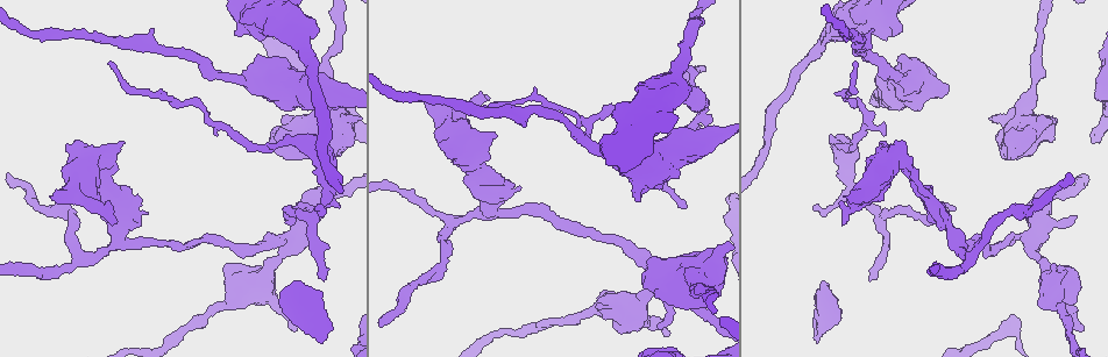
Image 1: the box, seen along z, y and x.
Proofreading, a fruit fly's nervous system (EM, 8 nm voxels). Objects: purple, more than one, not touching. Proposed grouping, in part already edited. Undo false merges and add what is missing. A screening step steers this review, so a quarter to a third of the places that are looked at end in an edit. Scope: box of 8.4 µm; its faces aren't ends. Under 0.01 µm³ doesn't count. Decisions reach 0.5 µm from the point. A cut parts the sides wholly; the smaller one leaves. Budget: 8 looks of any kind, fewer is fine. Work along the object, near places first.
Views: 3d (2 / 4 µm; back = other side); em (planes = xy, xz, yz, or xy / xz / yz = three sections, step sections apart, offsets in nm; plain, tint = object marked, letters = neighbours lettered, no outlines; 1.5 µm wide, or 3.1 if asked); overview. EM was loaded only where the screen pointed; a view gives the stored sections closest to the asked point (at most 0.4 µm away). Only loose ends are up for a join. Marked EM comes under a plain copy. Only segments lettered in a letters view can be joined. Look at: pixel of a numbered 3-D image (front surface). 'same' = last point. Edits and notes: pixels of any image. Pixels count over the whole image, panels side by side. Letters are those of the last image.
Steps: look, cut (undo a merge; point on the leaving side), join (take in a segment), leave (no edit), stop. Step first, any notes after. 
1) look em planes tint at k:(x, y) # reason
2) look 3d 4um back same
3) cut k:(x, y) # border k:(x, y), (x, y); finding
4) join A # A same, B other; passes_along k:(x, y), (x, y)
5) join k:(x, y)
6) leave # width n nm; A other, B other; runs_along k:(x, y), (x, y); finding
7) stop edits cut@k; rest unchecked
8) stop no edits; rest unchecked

look em xy step 4 tint at 1:(1032, 247)

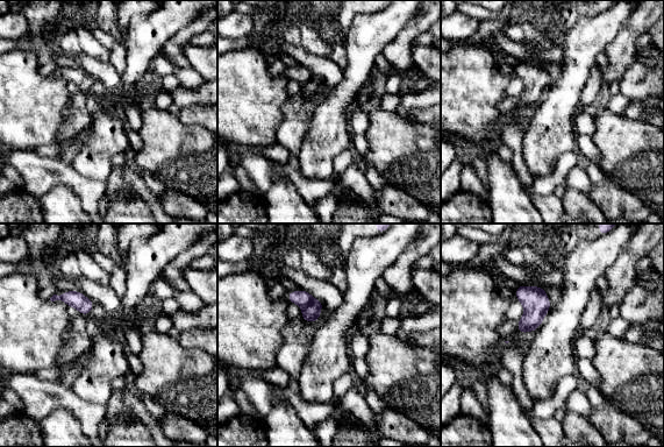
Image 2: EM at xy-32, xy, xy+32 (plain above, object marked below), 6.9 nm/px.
look em planes letters same # another direction

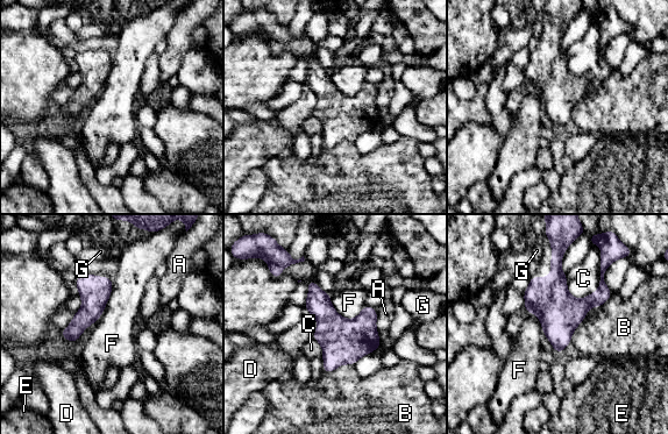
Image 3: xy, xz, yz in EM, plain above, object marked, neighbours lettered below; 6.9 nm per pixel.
leave # A other, B other, C other, D other, E other, F other, G other; border 3:(329, 293), (349, 319), (366, 305); one neuron here

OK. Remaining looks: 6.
look em yz step 8 letters at 1:(310, 211) # an open end

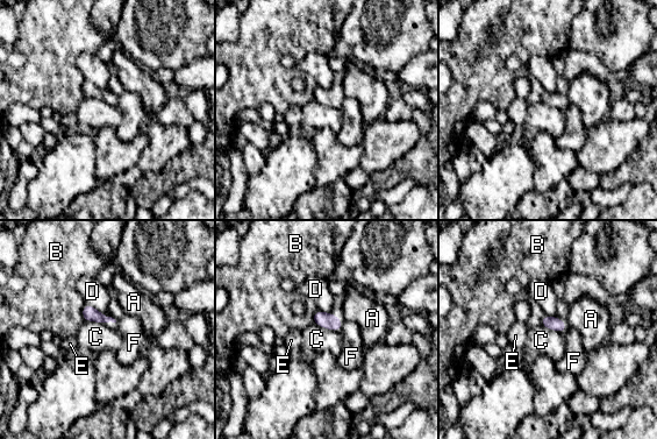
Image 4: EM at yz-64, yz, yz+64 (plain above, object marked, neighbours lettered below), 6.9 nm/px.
leave # A other, B other, C other, D other, E other, F other; border 4:(312, 320), (336, 332); none of them fits

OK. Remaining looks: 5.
look 3d 2um at 1:(868, 279) # free end

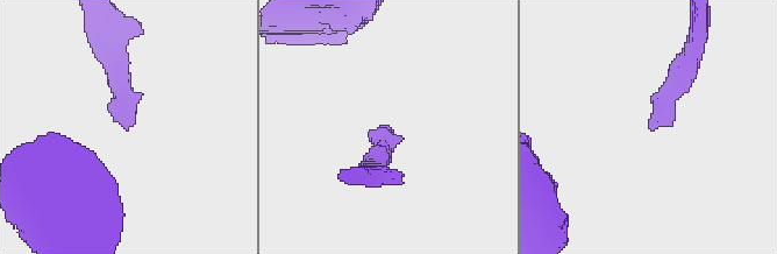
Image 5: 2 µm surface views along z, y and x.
look em xy step 8 letters at 5:(652, 130)

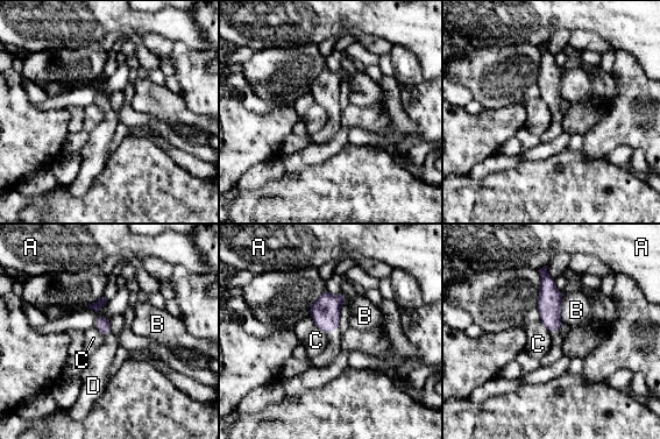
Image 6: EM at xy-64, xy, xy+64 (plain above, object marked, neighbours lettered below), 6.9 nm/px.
look em planes letters same

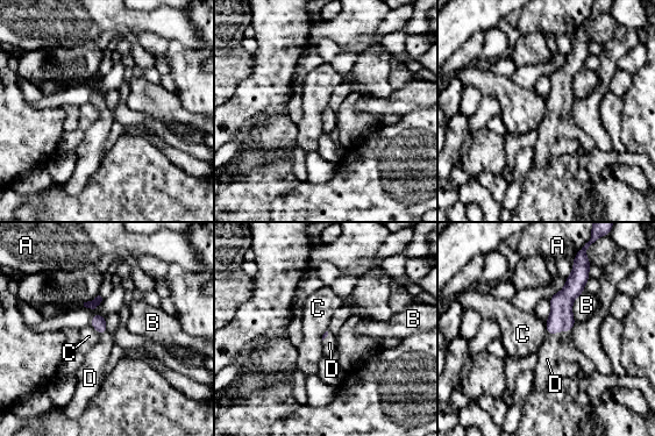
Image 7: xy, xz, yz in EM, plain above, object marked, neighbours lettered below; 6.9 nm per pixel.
join D # longest_contact B 220 nm; A other, B other, C other, D same; it goes on there

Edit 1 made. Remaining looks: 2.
stop edits join@7; rest unchecked

